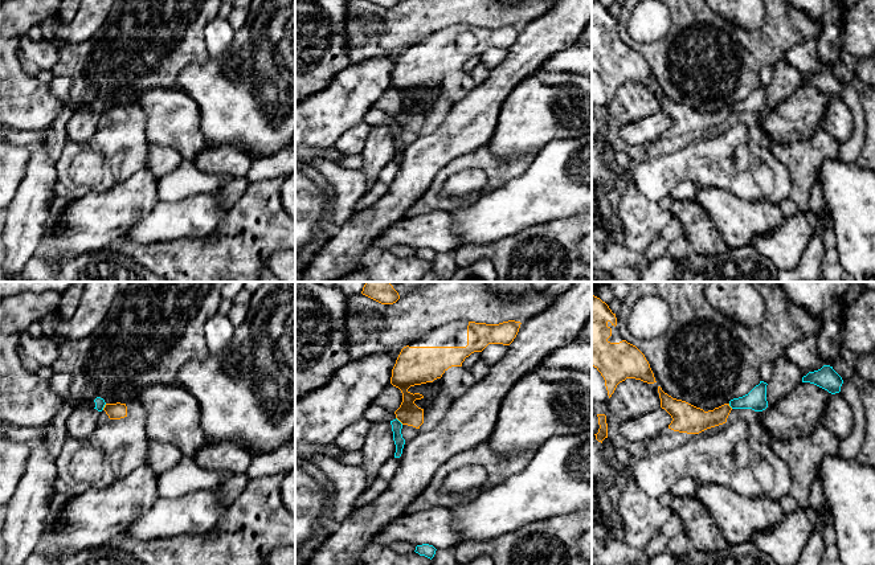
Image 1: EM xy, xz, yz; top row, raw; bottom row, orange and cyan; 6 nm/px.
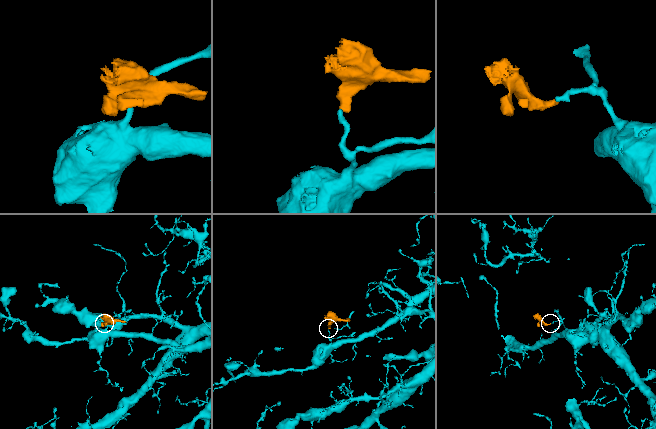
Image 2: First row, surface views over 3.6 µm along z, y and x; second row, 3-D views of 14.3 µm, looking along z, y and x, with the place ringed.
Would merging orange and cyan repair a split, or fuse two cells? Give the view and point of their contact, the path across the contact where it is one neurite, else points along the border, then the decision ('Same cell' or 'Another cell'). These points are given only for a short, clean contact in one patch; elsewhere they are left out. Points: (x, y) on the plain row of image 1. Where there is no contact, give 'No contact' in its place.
Touches orange at xz (400, 125). Boundary: xz (396, 121), (403, 127). Another cell

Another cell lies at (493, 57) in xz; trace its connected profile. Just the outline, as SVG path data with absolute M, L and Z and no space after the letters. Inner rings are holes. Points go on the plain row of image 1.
M488 48L482 56L481 62L490 70L496 69L502 65L508 56L508 49L503 48Z

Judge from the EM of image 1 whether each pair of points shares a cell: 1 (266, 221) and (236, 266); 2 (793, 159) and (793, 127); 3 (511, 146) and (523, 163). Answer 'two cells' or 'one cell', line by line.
1: one cell
2: two cells
3: two cells

